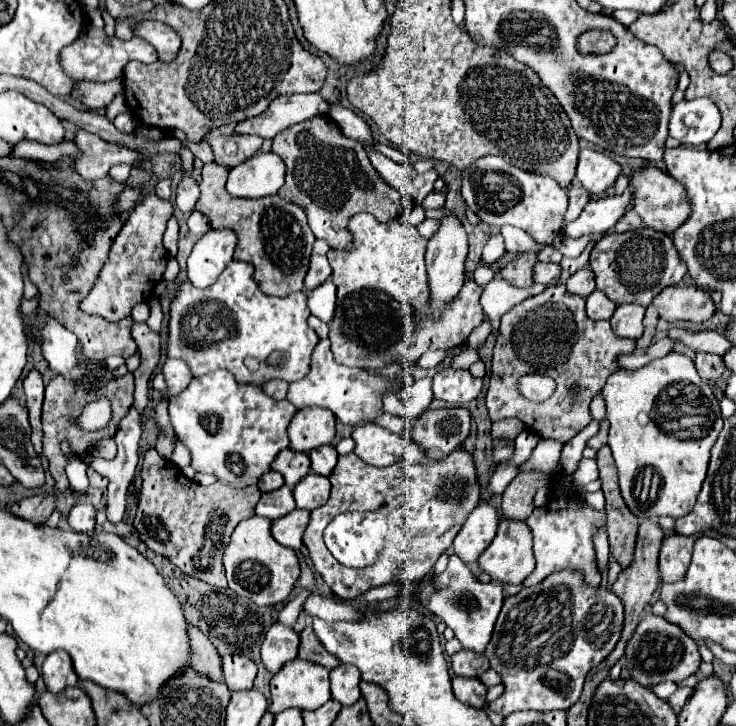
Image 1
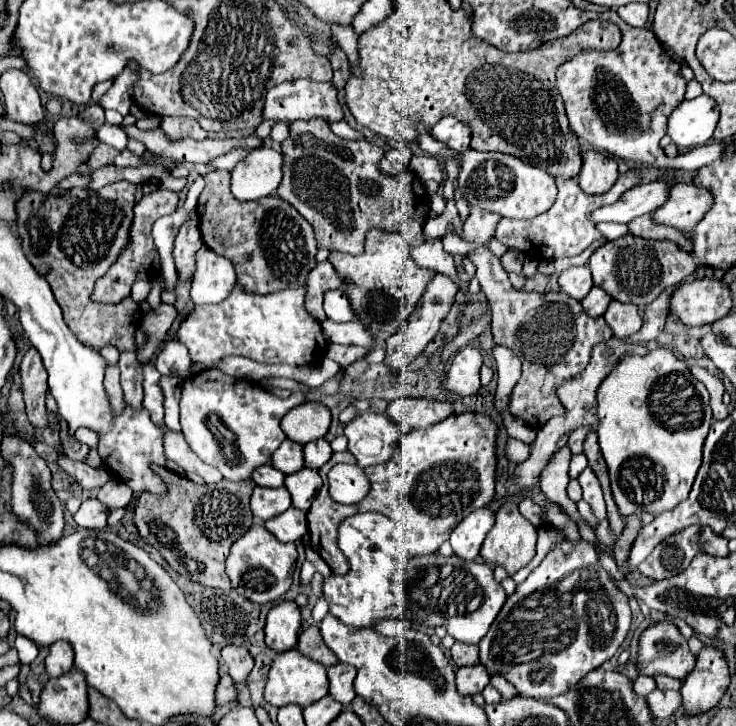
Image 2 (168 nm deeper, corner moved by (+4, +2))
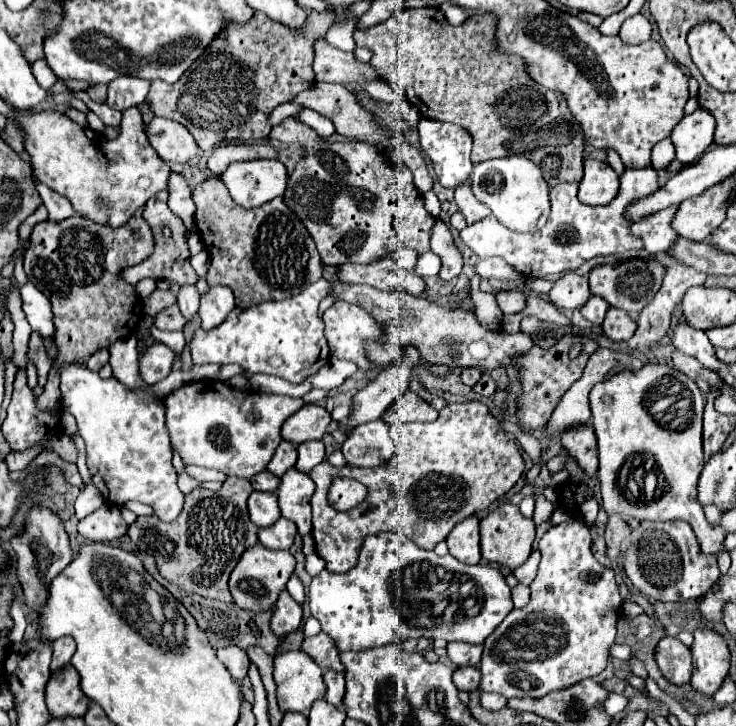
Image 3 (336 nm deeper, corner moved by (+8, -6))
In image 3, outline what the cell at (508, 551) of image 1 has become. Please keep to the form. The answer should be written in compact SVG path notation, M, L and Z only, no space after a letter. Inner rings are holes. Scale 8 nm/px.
M500 504L494 512L484 516L480 520L480 550L482 550L482 560L488 564L500 564L510 570L516 570L522 566L530 552L532 552L532 542L534 542L534 522L530 518L524 518L514 504Z

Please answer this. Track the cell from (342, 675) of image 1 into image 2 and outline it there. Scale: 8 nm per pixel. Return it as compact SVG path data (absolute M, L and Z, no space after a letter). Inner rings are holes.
M336 664L328 668L328 680L330 680L330 694L344 706L350 706L350 702L356 698L354 692L354 678L356 670L350 664Z

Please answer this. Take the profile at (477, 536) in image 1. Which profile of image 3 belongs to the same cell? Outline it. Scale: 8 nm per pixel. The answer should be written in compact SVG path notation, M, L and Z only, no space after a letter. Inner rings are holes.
M470 516L464 522L456 524L456 528L448 534L446 544L450 554L460 562L478 564L480 562L480 520L476 516Z

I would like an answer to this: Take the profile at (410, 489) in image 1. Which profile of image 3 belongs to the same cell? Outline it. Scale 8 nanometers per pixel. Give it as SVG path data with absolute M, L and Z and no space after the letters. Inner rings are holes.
M482 402L448 404L440 410L436 422L408 424L406 428L406 440L400 442L398 454L394 454L384 466L356 468L346 464L336 468L324 460L310 472L310 478L316 484L310 502L312 538L316 542L316 554L324 558L330 572L346 574L354 568L364 536L384 530L402 532L422 550L434 550L434 546L446 540L448 532L452 532L458 522L474 512L486 510L506 494L524 472L524 462L516 444L508 440L500 422ZM334 476L360 480L368 486L368 498L356 510L334 510L326 500Z

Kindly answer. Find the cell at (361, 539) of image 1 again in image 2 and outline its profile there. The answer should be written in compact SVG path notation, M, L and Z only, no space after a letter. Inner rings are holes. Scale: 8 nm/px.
M356 514L352 518L346 518L338 528L338 544L340 550L350 560L350 570L346 576L330 574L324 578L322 594L328 602L328 612L338 618L346 626L356 628L372 628L380 620L414 620L426 624L426 616L430 612L436 612L442 616L442 626L448 630L450 636L454 636L458 642L464 644L478 644L484 634L488 632L490 624L498 616L500 608L506 602L506 592L500 586L500 582L494 580L494 568L490 568L486 562L468 562L462 558L444 558L444 556L410 556L406 550L402 550L396 540L390 538L388 526L392 526L392 520L376 514Z

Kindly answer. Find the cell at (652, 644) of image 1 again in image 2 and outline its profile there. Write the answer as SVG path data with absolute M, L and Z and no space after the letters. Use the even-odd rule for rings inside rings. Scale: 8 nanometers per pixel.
M656 622L640 636L638 670L644 676L666 674L684 680L694 668L696 656L672 622Z

